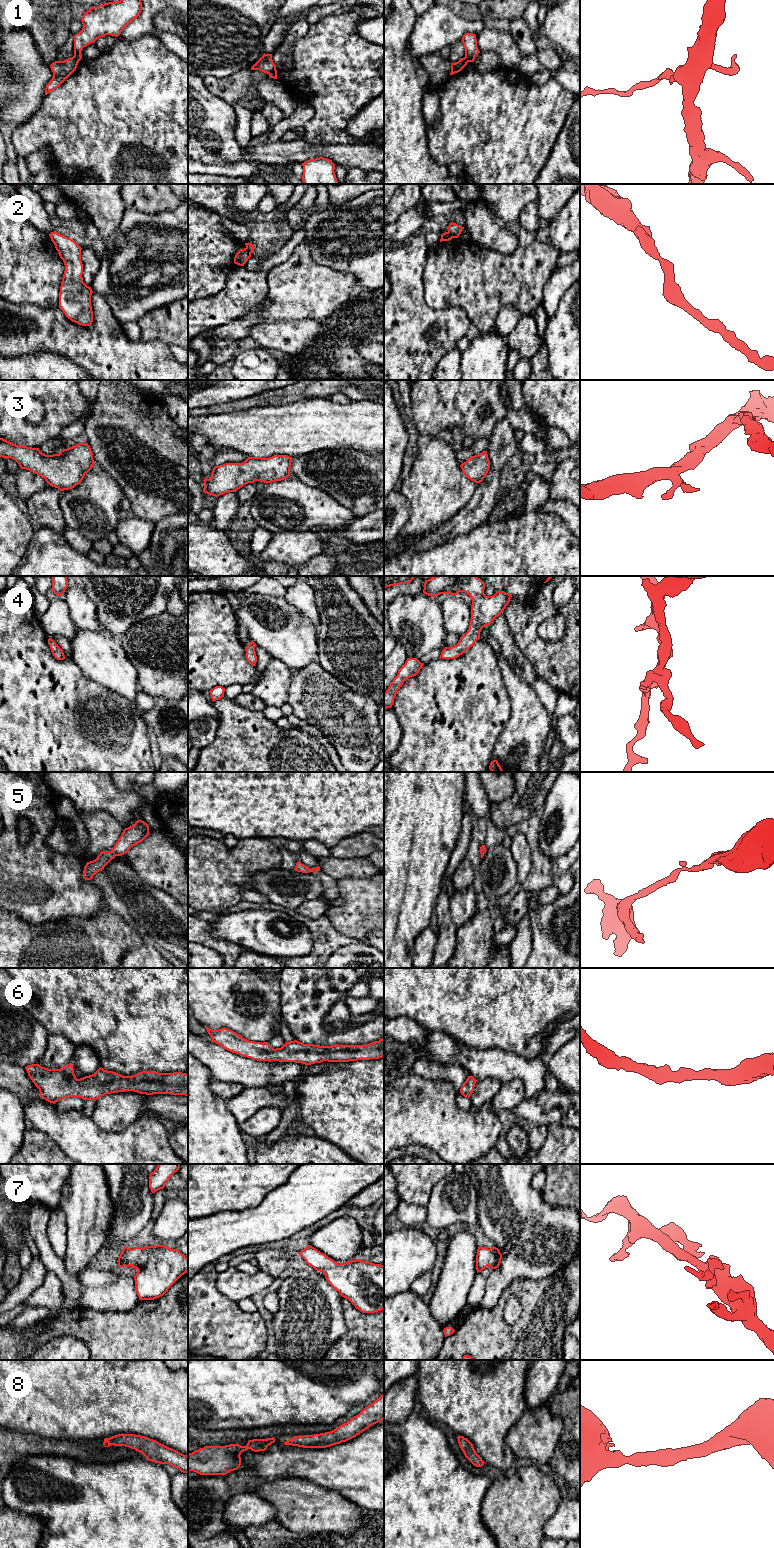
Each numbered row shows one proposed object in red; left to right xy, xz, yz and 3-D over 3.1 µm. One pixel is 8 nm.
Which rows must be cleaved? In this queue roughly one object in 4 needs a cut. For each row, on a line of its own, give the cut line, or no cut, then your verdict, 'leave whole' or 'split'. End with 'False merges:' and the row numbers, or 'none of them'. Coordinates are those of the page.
1: xy (74, 55), (79, 60) | split
2: yz (447, 232), (453, 237) | split
3: no cut | leave whole
4: no cut | leave whole
5: no cut | leave whole
6: no cut | leave whole
7: no cut | leave whole
8: no cut | leave whole
False merges: 1, 2

